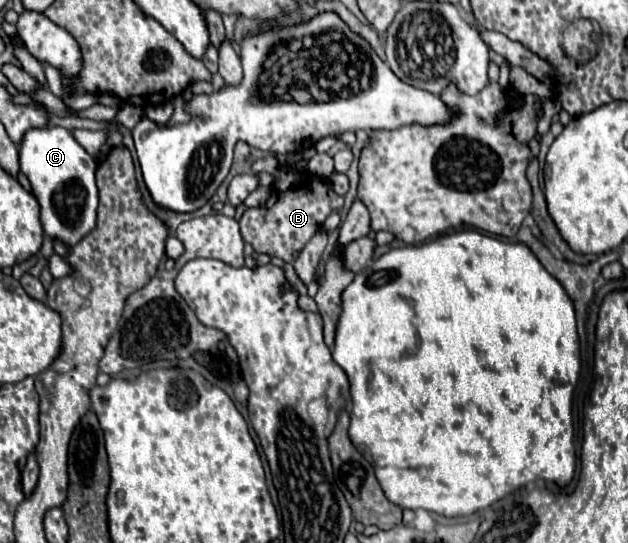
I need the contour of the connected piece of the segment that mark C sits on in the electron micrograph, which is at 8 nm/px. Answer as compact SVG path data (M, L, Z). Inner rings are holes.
M46 126L32 128L24 134L20 142L20 170L28 176L32 192L40 204L40 220L46 236L60 238L66 246L74 246L94 228L98 208L94 166L96 164L92 156L88 156L88 152L80 144L76 144L72 132L66 128Z

